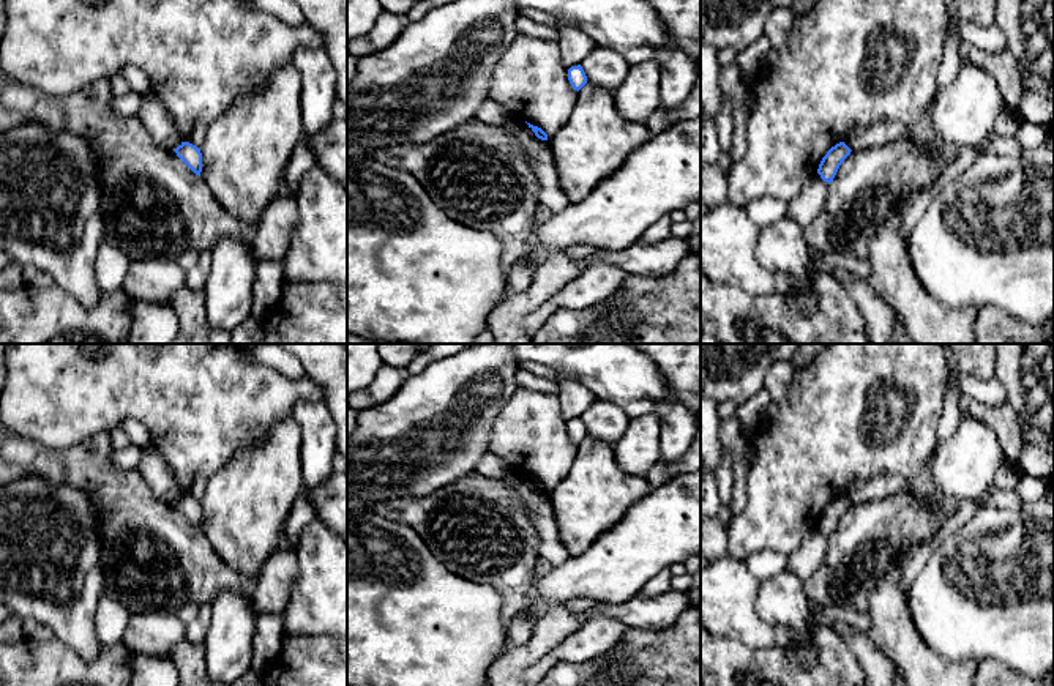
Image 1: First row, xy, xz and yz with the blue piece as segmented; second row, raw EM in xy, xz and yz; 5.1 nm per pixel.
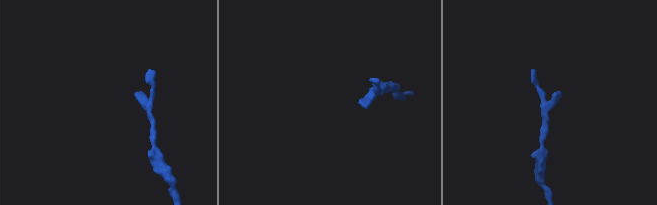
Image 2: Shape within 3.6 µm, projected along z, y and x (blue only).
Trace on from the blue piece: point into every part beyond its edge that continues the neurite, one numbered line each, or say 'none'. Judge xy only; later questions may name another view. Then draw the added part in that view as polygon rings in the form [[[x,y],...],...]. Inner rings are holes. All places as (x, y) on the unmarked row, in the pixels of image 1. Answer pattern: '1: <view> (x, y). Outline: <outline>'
none

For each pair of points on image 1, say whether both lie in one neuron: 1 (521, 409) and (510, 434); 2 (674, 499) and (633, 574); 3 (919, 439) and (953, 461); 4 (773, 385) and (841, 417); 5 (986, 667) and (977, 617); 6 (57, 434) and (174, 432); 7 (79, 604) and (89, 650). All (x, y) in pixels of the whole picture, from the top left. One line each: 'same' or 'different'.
1: same
2: same
3: different
4: different
5: different
6: same
7: same

